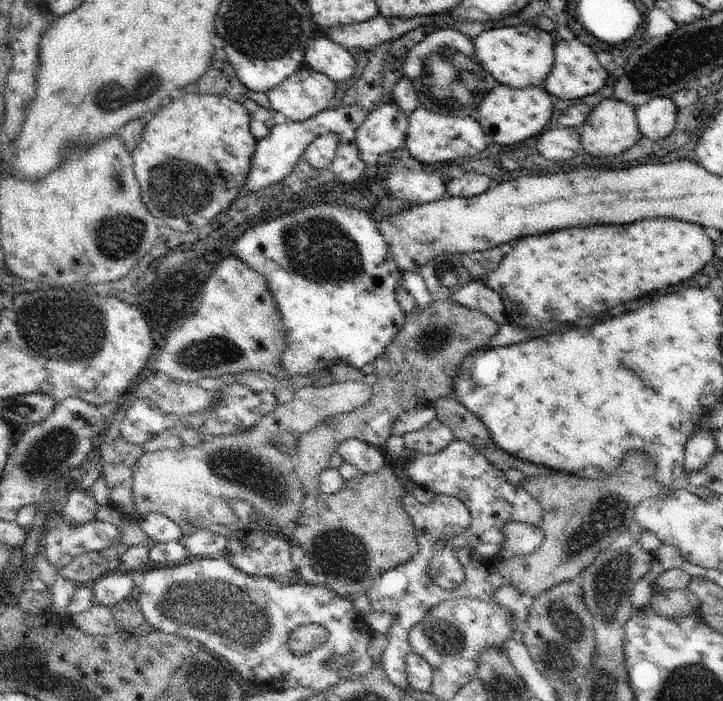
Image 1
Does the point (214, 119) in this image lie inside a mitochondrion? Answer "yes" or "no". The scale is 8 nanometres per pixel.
no

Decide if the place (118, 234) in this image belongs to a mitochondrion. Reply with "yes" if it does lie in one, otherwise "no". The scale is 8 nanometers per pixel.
yes

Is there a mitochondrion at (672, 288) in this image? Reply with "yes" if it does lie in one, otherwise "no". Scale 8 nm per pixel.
no

